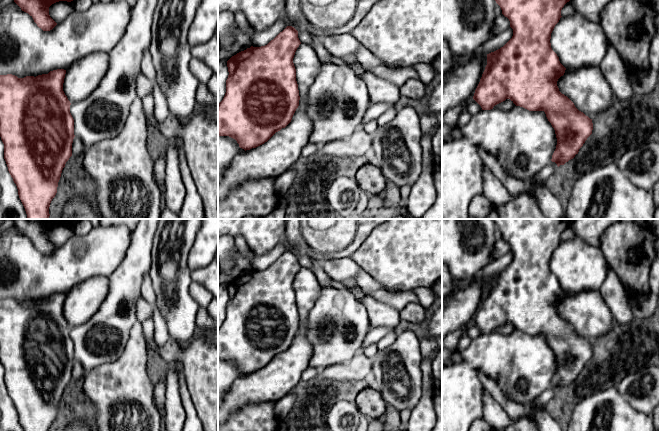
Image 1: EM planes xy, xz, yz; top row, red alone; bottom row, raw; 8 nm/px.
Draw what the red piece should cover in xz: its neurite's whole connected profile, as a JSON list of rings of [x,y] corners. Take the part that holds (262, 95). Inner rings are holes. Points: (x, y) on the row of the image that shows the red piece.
[[[287,26],[267,45],[251,46],[227,61],[226,93],[218,104],[218,136],[235,139],[246,151],[264,144],[291,122],[300,100],[293,63],[300,44],[298,31]]]

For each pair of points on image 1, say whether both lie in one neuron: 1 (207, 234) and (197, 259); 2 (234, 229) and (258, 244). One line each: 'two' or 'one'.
1: one
2: one

